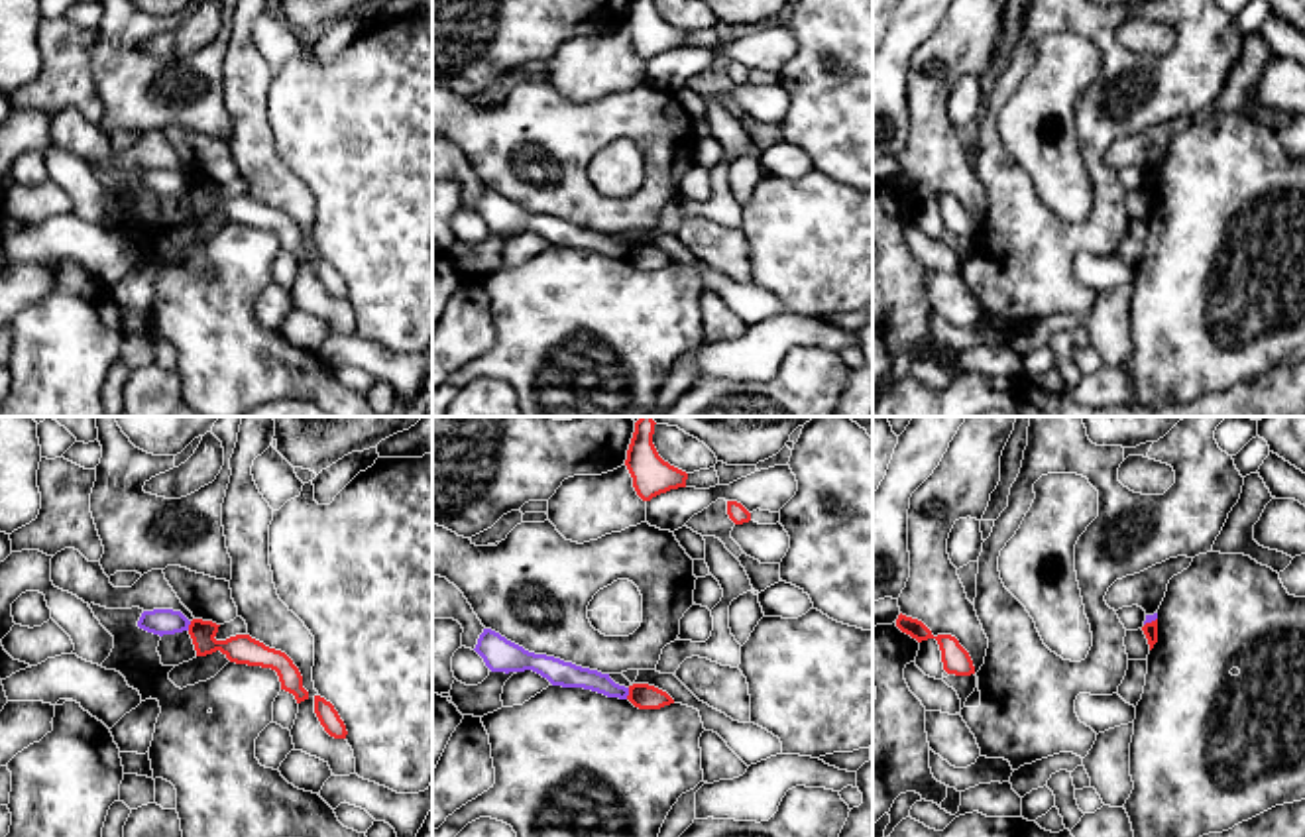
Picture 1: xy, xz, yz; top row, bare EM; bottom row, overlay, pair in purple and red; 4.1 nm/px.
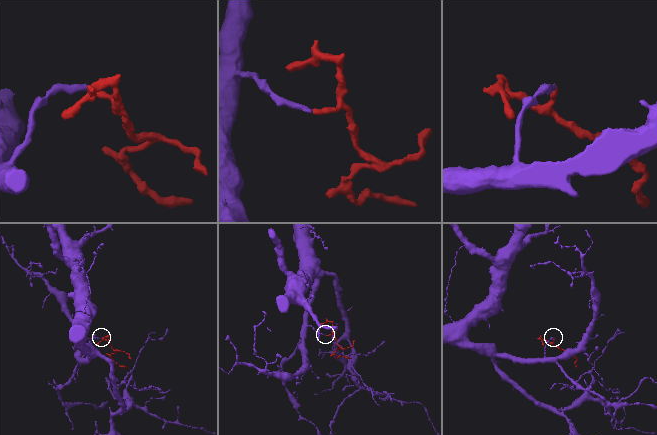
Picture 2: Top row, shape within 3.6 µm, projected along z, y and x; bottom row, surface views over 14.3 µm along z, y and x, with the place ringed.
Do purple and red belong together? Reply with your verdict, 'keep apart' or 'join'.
keep apart

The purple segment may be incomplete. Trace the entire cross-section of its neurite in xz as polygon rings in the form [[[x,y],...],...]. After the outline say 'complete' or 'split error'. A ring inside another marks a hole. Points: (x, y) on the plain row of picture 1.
[[[483,189],[474,210],[491,232],[509,234],[533,230],[552,246],[584,248],[619,259],[627,259],[629,255],[629,248],[615,244],[609,234],[582,228],[554,216],[529,212],[491,189]]]; complete

